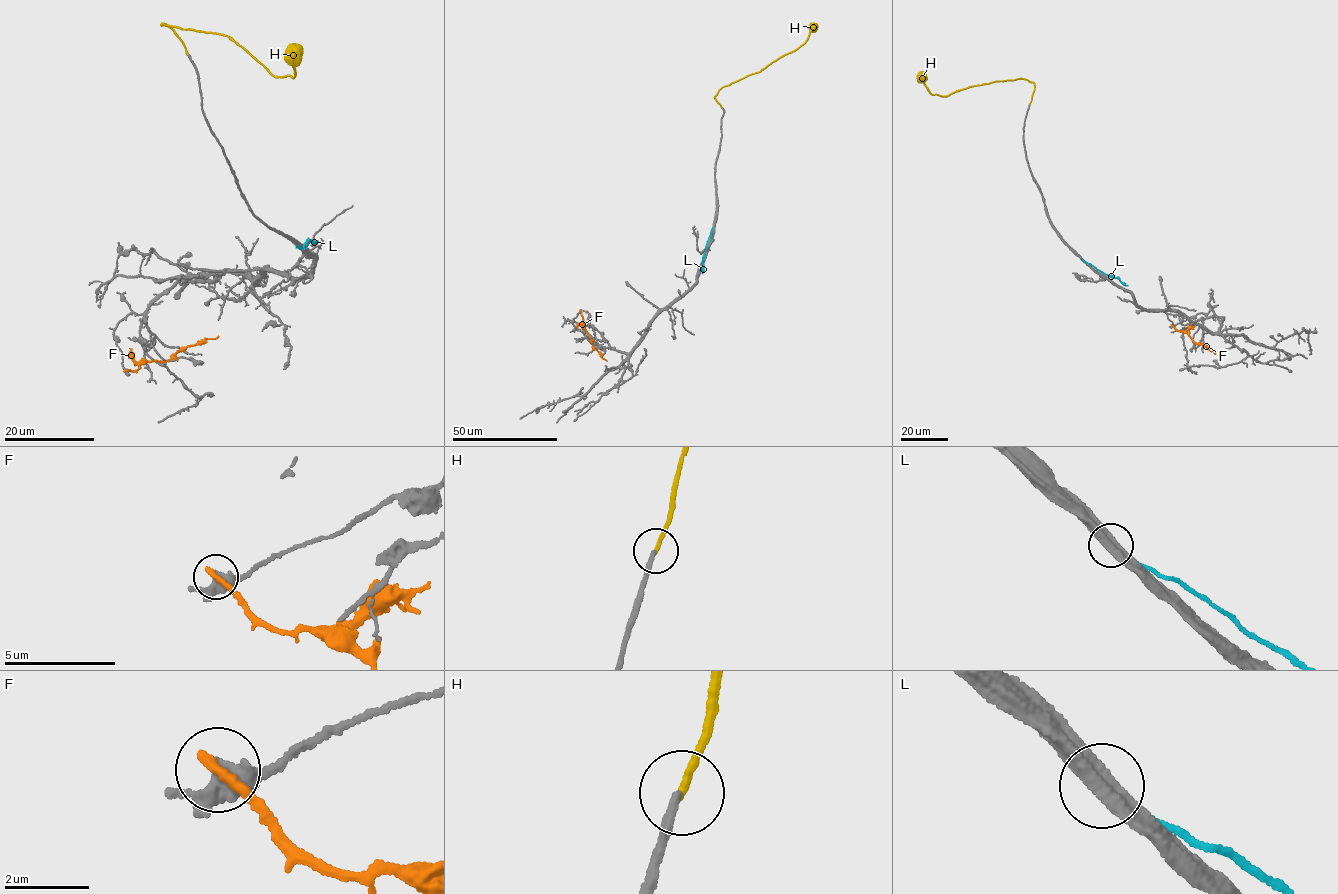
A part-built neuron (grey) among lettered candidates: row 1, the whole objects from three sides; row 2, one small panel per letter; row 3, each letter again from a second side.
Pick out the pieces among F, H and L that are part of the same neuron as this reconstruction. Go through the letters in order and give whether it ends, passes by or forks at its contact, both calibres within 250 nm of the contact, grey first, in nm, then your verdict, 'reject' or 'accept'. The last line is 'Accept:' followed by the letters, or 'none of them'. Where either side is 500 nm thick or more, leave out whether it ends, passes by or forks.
F: it ends there; 480 nm thick on the grey side, 280 nm on the other; reject
H: it ends there; 240 nm thick on the grey side, 190 nm on the other; reject
L: it ends there; 460 nm thick on the grey side, 200 nm on the other; reject
Accept: none of them

